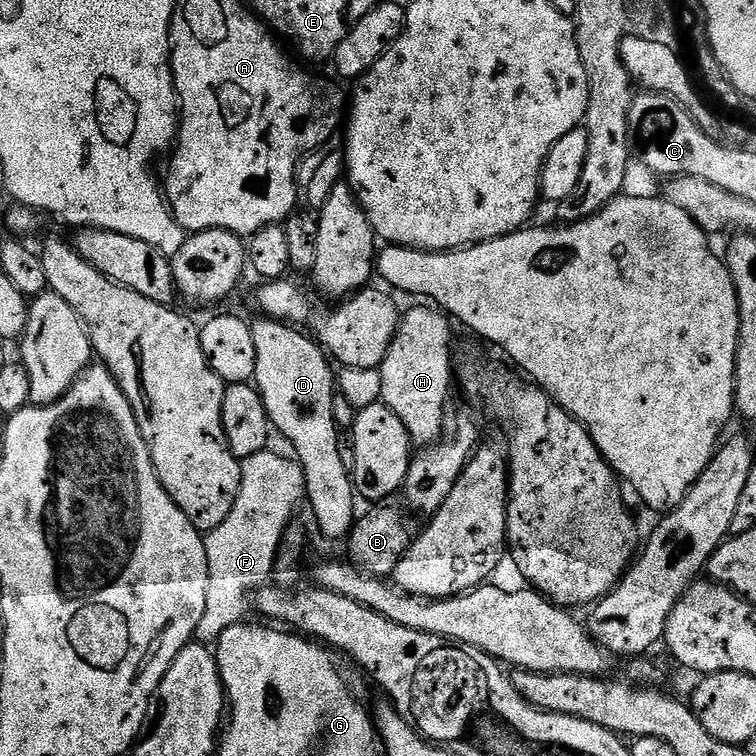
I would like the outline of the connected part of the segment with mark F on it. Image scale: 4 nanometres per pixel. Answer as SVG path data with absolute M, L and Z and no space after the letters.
M273 450L250 454L240 461L242 482L234 510L226 514L226 522L204 536L208 585L206 614L198 622L195 639L205 646L215 645L230 626L245 623L244 616L254 604L254 594L273 579L276 556L284 541L284 532L293 523L296 507L306 500L304 467L295 459L287 460Z

